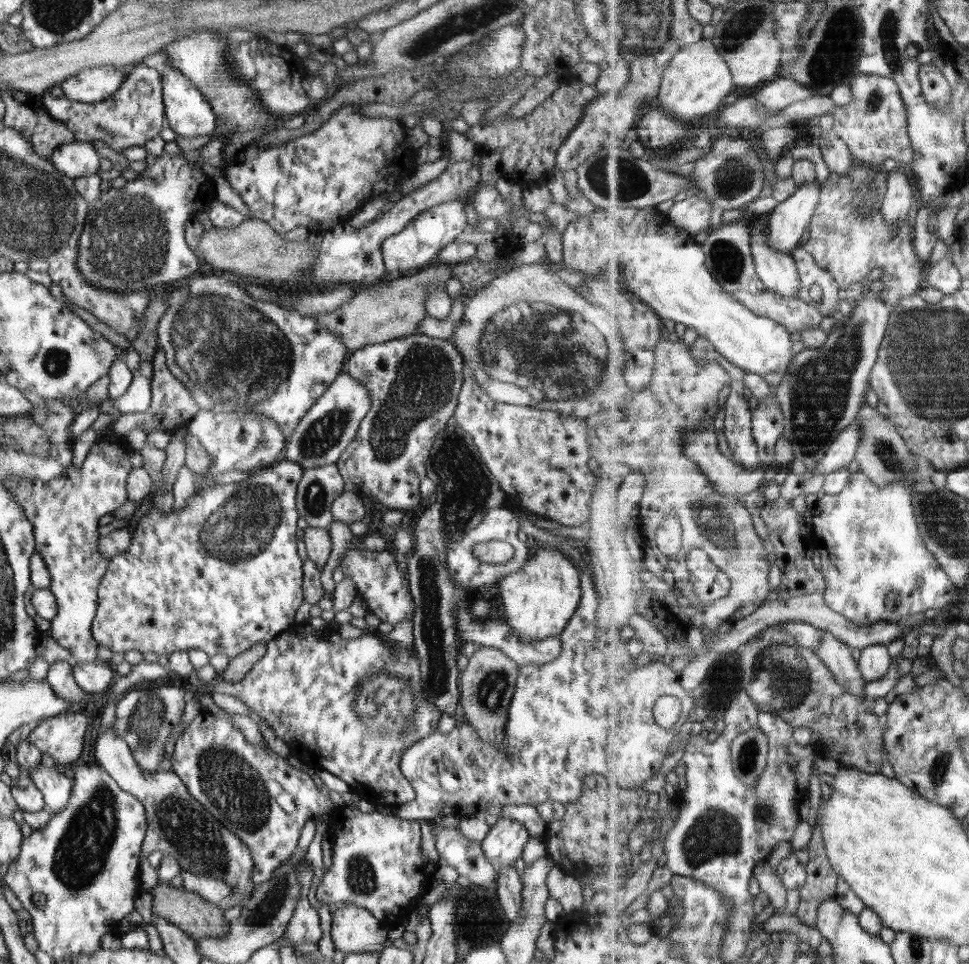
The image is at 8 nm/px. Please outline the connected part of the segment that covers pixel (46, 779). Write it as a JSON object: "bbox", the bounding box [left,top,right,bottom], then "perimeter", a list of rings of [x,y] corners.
{"bbox":[28,763,72,814],"perimeter":[[[40,763],[28,776],[42,791],[45,807],[52,809],[53,814],[61,812],[68,805],[72,780],[64,773],[60,773],[56,767],[46,767]]]}

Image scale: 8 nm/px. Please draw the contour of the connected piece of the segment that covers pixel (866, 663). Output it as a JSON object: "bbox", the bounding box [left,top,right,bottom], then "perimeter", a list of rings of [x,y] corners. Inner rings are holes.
{"bbox":[860,643,895,682],"perimeter":[[[878,643],[862,650],[860,666],[862,666],[864,677],[869,682],[873,682],[890,675],[895,661],[888,645]]]}

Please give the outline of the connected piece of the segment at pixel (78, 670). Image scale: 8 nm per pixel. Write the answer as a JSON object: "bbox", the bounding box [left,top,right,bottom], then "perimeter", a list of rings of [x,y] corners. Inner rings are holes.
{"bbox":[72,661,115,695],"perimeter":[[[84,661],[76,663],[72,667],[76,685],[88,695],[104,692],[113,686],[115,673],[109,662]]]}

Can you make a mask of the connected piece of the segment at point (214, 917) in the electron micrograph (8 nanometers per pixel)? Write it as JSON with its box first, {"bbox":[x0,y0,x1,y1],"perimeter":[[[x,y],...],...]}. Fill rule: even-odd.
{"bbox":[149,882,229,940],"perimeter":[[[159,882],[149,893],[152,894],[153,916],[168,920],[168,922],[185,931],[194,940],[204,939],[204,937],[226,935],[229,922],[224,917],[224,909],[222,906],[212,904],[195,892],[187,891],[182,887],[174,887],[174,885],[170,885],[168,882]]]}

